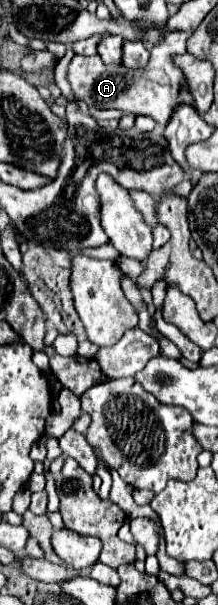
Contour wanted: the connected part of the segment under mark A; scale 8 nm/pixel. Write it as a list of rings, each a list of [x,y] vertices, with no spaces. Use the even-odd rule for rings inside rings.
[[[167,33],[159,45],[153,45],[149,65],[141,71],[131,71],[121,65],[105,65],[99,55],[75,55],[67,67],[67,81],[71,83],[73,95],[79,103],[95,109],[119,109],[131,115],[147,115],[157,123],[165,125],[179,103],[193,103],[187,93],[183,73],[171,63],[171,55],[185,53],[187,33]]]

